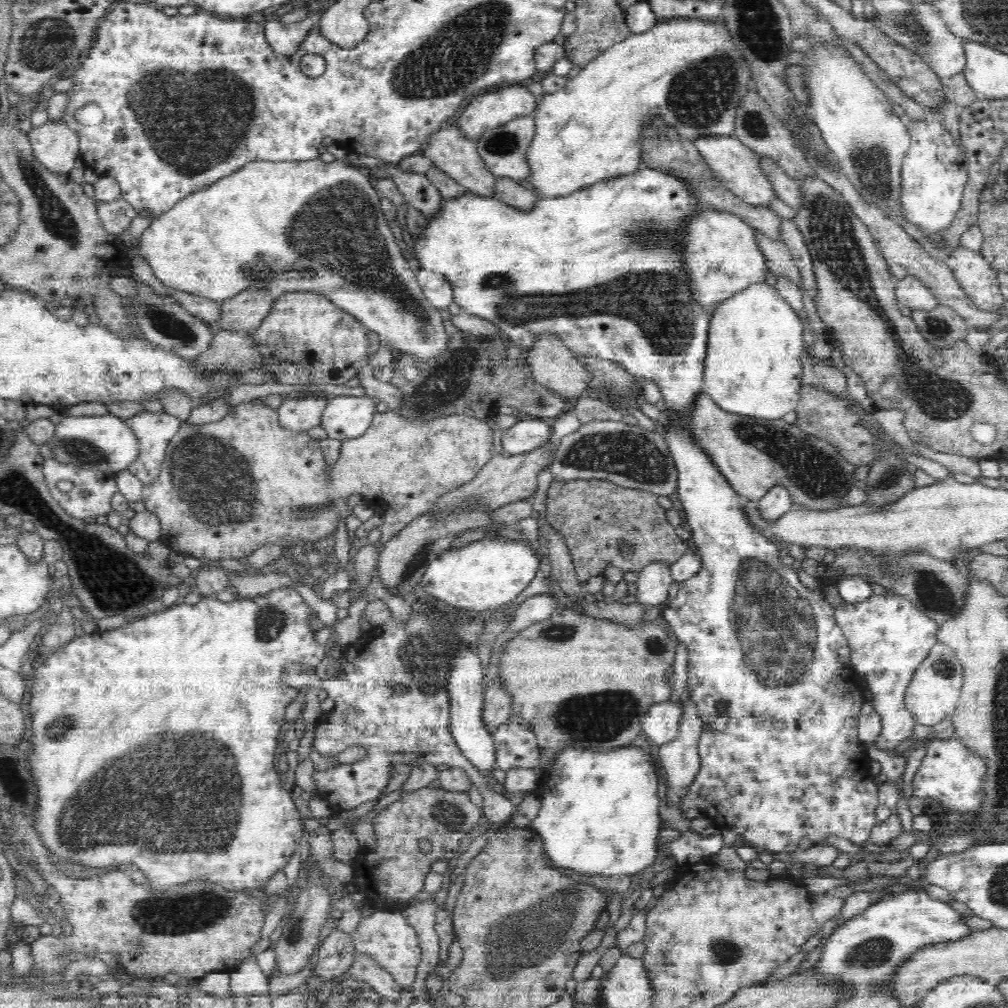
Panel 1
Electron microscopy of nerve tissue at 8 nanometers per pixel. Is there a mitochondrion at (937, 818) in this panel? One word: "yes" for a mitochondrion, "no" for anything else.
no

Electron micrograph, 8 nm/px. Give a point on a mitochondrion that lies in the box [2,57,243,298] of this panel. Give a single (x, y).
(55, 216)

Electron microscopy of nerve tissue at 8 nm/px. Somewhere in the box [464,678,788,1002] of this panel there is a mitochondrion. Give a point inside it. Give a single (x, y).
(523, 937)

